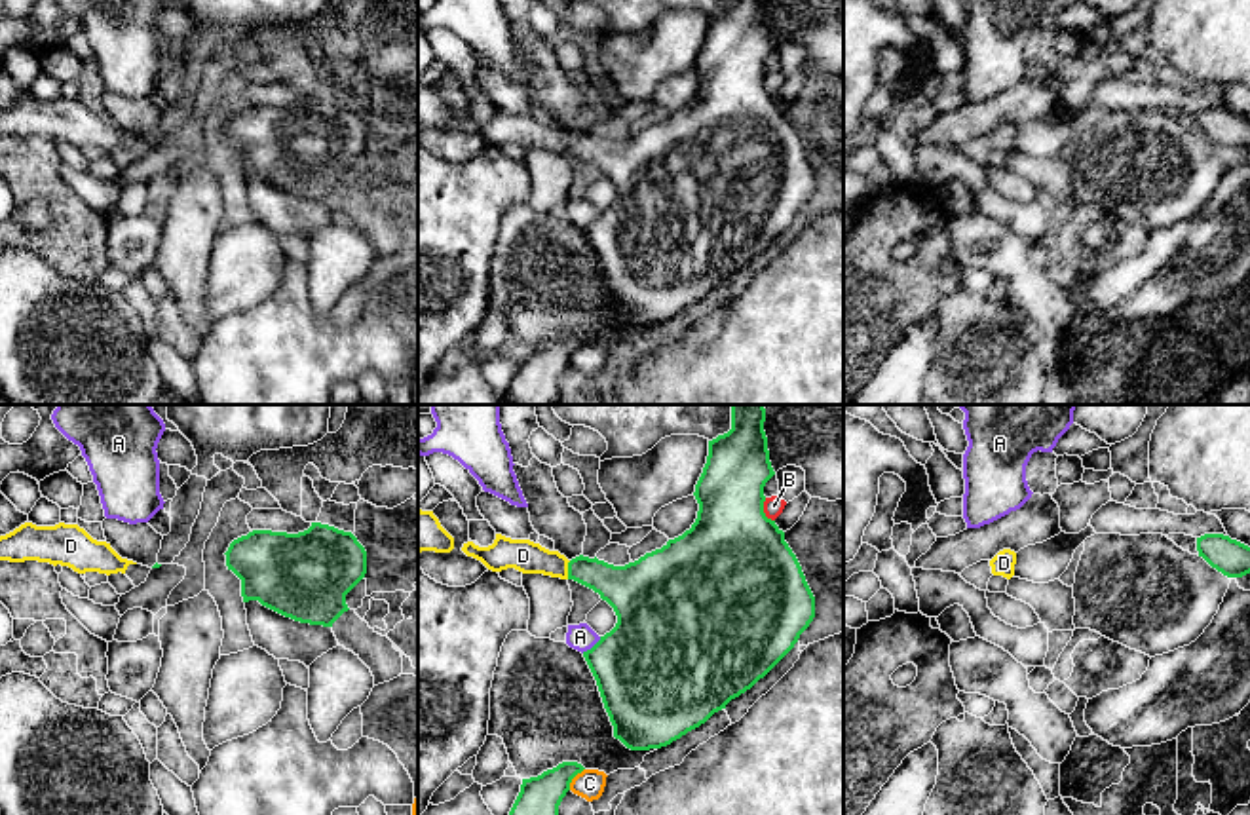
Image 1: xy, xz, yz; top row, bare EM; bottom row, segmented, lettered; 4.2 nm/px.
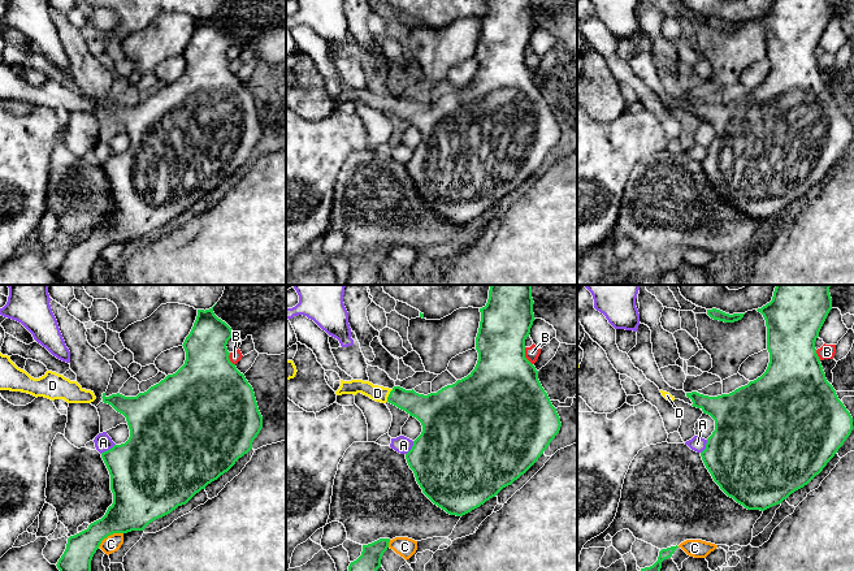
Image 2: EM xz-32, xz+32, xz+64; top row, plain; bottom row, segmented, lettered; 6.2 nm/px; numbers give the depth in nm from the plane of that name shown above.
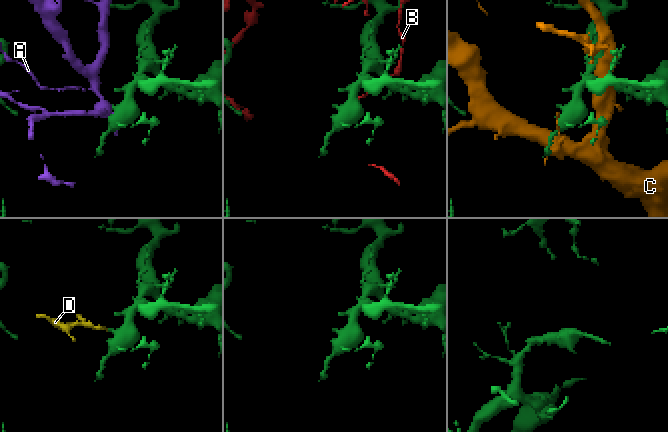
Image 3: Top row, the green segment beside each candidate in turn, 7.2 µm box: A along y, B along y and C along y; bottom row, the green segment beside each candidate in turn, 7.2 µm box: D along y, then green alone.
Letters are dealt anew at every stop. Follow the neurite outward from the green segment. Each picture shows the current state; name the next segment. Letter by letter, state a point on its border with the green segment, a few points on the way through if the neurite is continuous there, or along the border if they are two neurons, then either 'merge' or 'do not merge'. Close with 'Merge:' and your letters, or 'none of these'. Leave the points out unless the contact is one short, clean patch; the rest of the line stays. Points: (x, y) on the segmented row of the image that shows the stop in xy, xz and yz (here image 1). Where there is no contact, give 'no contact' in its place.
A: xz (593, 646) | do not merge
B: xz (762, 511) | do not merge
C: xz (572, 777) | do not merge
D: xz (568, 570) | across xz (624, 587), (586, 570), (568, 570), (523, 555) | merge
Merge: D

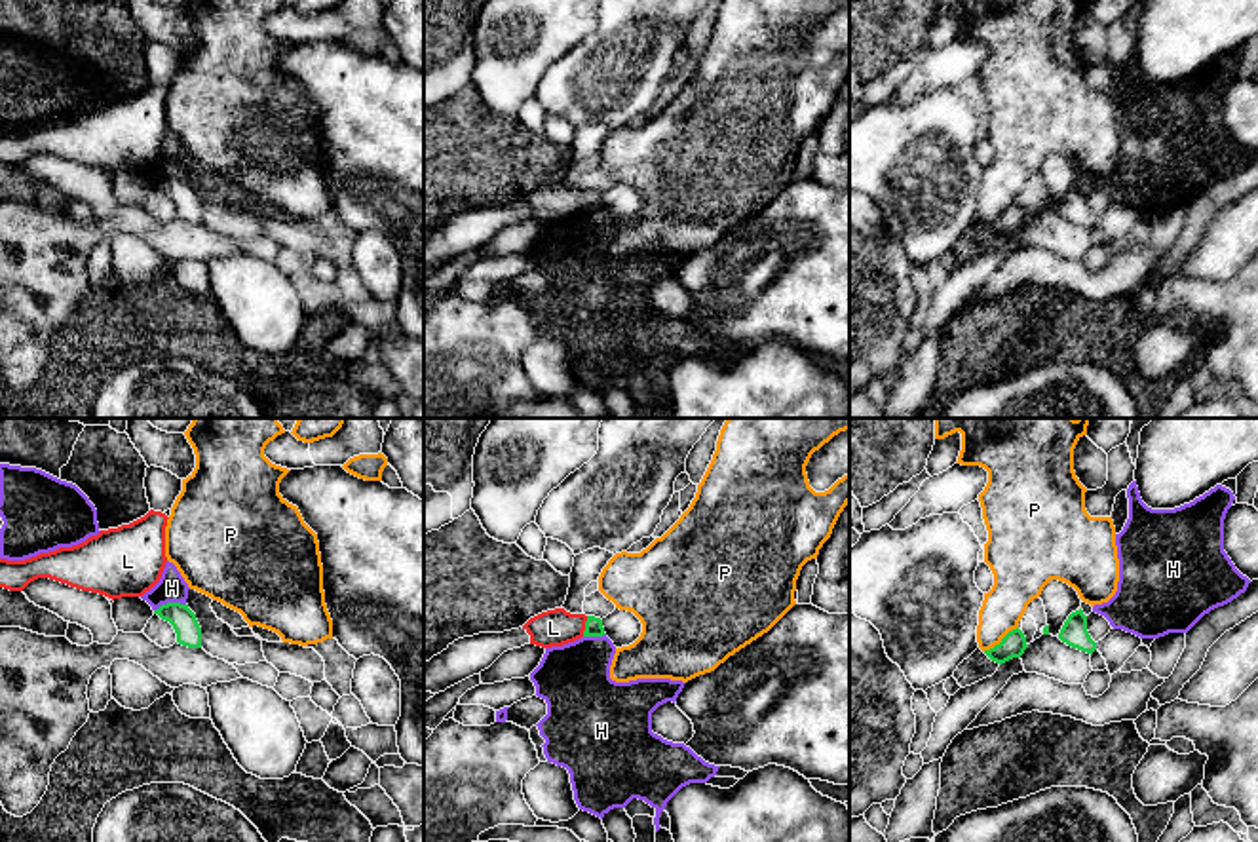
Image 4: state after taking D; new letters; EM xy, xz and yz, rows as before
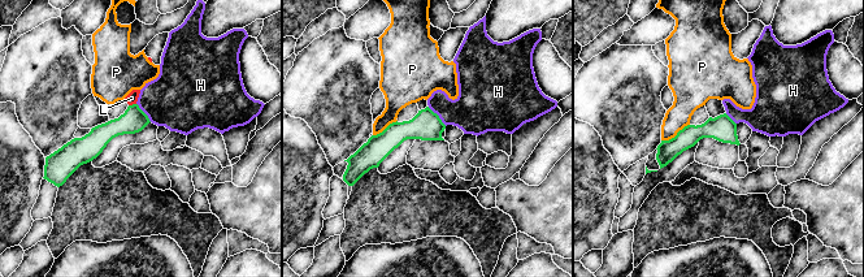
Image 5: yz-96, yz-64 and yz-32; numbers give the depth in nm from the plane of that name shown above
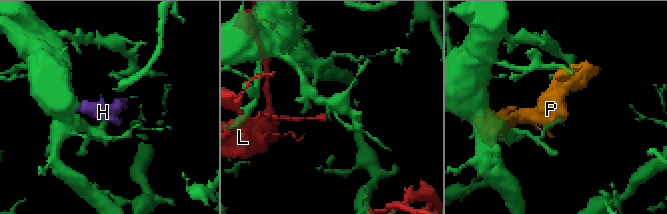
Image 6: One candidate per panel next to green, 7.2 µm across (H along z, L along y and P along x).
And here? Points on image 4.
H: xy (170, 603) | along xy (185, 603), (162, 603), (154, 611) | do not merge
L: xz (586, 626) | do not merge
P: yz (1002, 641) | do not merge
Merge: none of these

